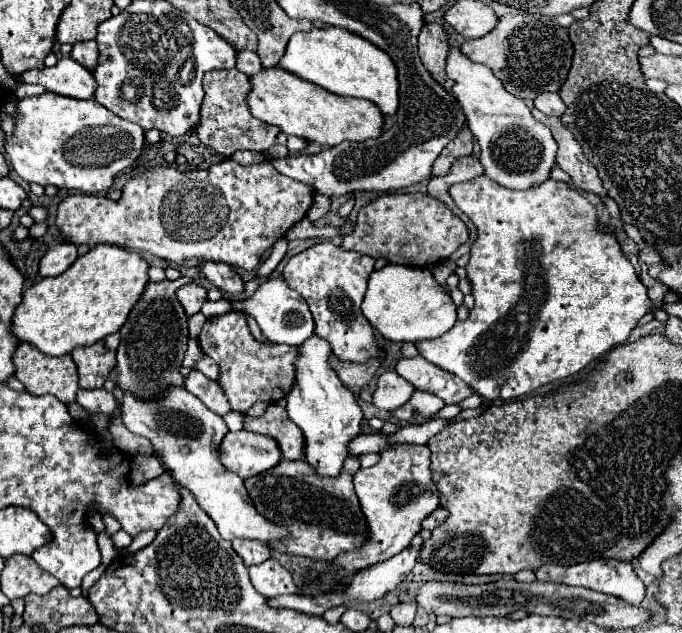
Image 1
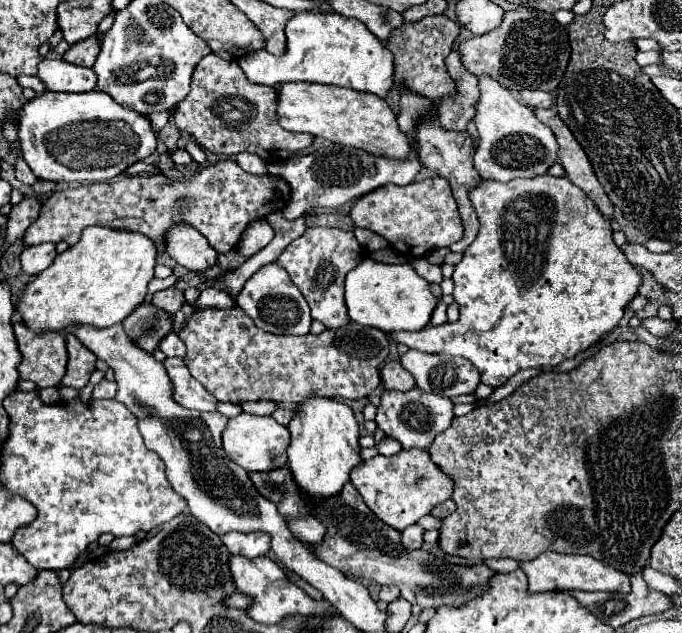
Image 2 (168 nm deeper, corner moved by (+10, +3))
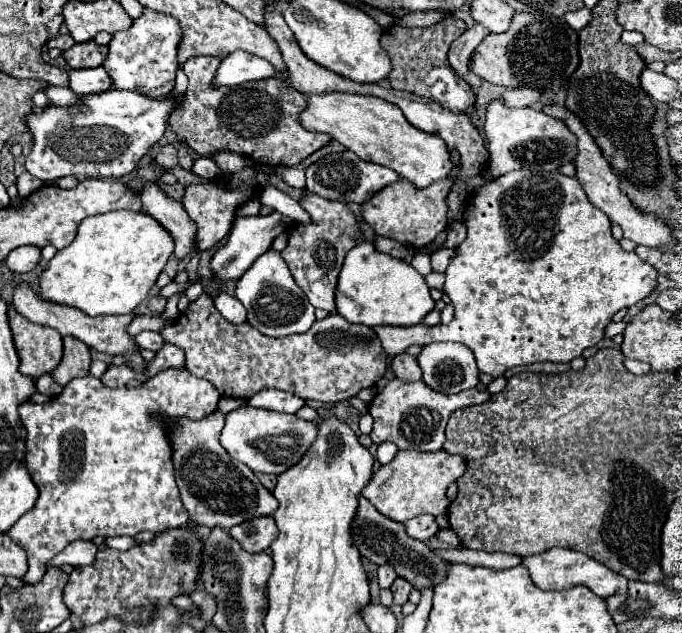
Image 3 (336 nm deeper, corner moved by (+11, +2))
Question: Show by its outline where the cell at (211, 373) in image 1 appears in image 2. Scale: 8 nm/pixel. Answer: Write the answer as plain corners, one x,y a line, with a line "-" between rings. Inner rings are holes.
169,332
169,336
165,336
165,340
161,340
159,350
165,352
165,356
185,358
185,344
179,340
179,336
175,332

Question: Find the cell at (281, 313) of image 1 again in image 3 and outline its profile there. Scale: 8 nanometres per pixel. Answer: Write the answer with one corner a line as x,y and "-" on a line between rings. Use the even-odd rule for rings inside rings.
272,249
260,255
254,261
254,265
238,279
236,297
242,301
242,305
248,311
248,323
268,337
306,333
316,321
314,307
304,297
302,289
294,283
294,277
290,275
290,269
280,257
280,253

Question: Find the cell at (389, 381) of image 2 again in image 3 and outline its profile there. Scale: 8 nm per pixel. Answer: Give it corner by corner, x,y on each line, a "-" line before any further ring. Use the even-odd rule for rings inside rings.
400,353
392,359
392,371
400,381
406,381
406,383
420,381
420,377
422,377
422,371
420,371
416,359
406,353

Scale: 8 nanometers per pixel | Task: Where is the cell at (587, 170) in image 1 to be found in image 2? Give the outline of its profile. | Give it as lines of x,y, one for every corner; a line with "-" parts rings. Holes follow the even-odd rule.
553,108
535,110
535,116
555,132
557,142
559,142
559,162
563,164
567,178
575,186
579,186
597,204
597,208
601,210
603,216
613,218
613,202
601,188
595,172
593,172
593,166
589,164
589,158
585,156
585,150
577,144
575,136
567,128
567,124
561,122
561,118
557,116
557,112

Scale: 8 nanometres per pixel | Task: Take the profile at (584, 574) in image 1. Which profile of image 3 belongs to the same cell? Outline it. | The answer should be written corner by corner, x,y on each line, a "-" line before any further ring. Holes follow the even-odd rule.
552,547
548,551
544,551
544,553
524,557
522,565
530,571
530,577
532,577
534,585
540,587
540,589
562,589
562,587
586,585
598,597
610,597
614,593
626,593
628,591
628,579
626,577
610,571
606,565
586,557
584,553
572,551
572,549

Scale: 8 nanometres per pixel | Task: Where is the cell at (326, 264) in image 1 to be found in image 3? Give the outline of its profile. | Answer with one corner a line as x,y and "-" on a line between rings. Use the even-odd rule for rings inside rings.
304,191
300,205
310,213
312,225
294,223
288,229
288,247
282,251
282,259
288,263
296,285
306,293
308,301
314,307
326,309
328,313
336,311
336,283
340,275
340,265
344,265
346,253
356,245
356,239
362,239
360,227
356,225
354,213
344,203
324,201
322,197
312,197
312,193

